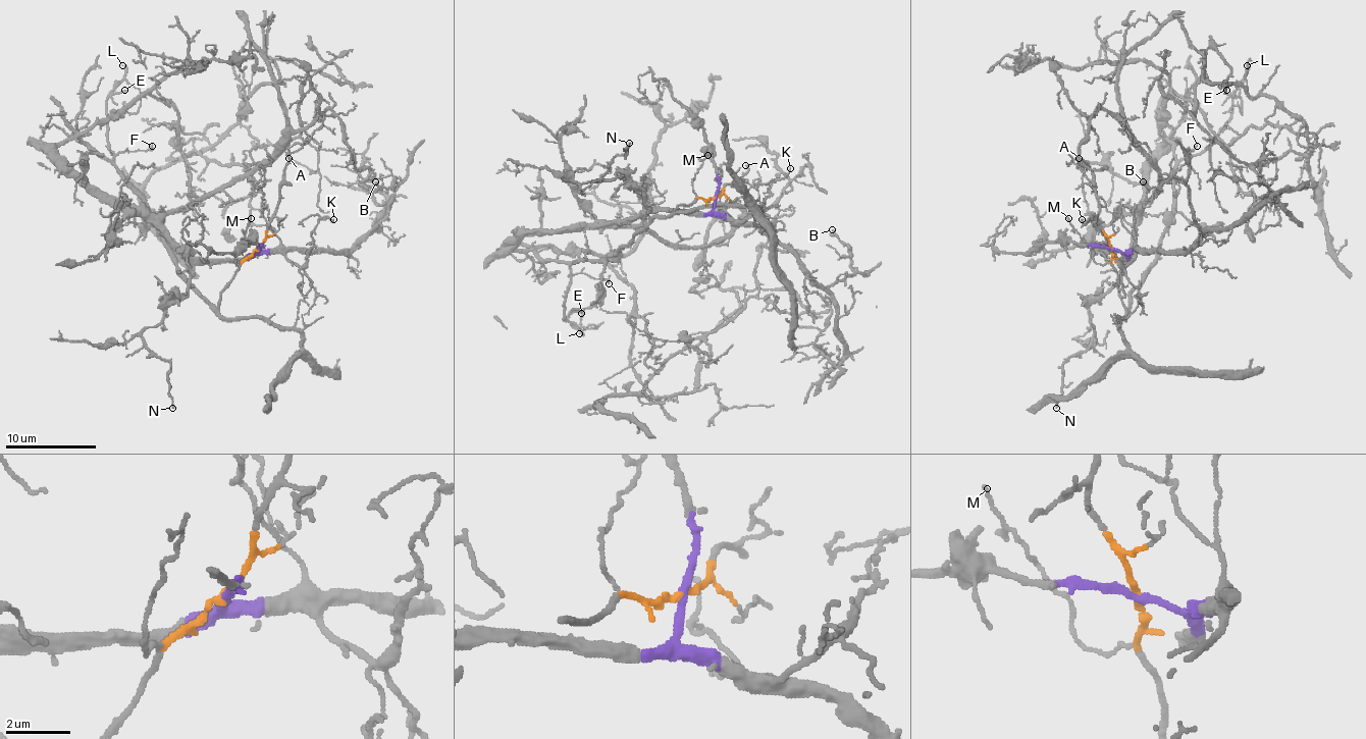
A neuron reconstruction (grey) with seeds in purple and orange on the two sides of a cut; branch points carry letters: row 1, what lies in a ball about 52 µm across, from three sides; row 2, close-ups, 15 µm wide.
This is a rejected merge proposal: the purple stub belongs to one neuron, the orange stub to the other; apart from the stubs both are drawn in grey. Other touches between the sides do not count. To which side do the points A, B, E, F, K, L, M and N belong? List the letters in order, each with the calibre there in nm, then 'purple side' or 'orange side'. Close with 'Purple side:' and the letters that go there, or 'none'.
A: 140 nm thick; orange side
B: 120 nm thick; purple side
E: 110 nm thick; orange side
F: 140 nm thick; orange side
K: 110 nm thick; purple side
L: 220 nm thick; orange side
M: 110 nm thick; orange side
N: 130 nm thick; purple side
Purple side: B, K, N

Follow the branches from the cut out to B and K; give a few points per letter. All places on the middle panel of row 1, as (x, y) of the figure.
B: (716, 198), (720, 213), (760, 224), (823, 285), (854, 272), (851, 257), (831, 229)
K: (716, 198), (716, 209), (736, 220), (756, 211), (764, 204), (768, 187), (784, 177), (790, 168)

